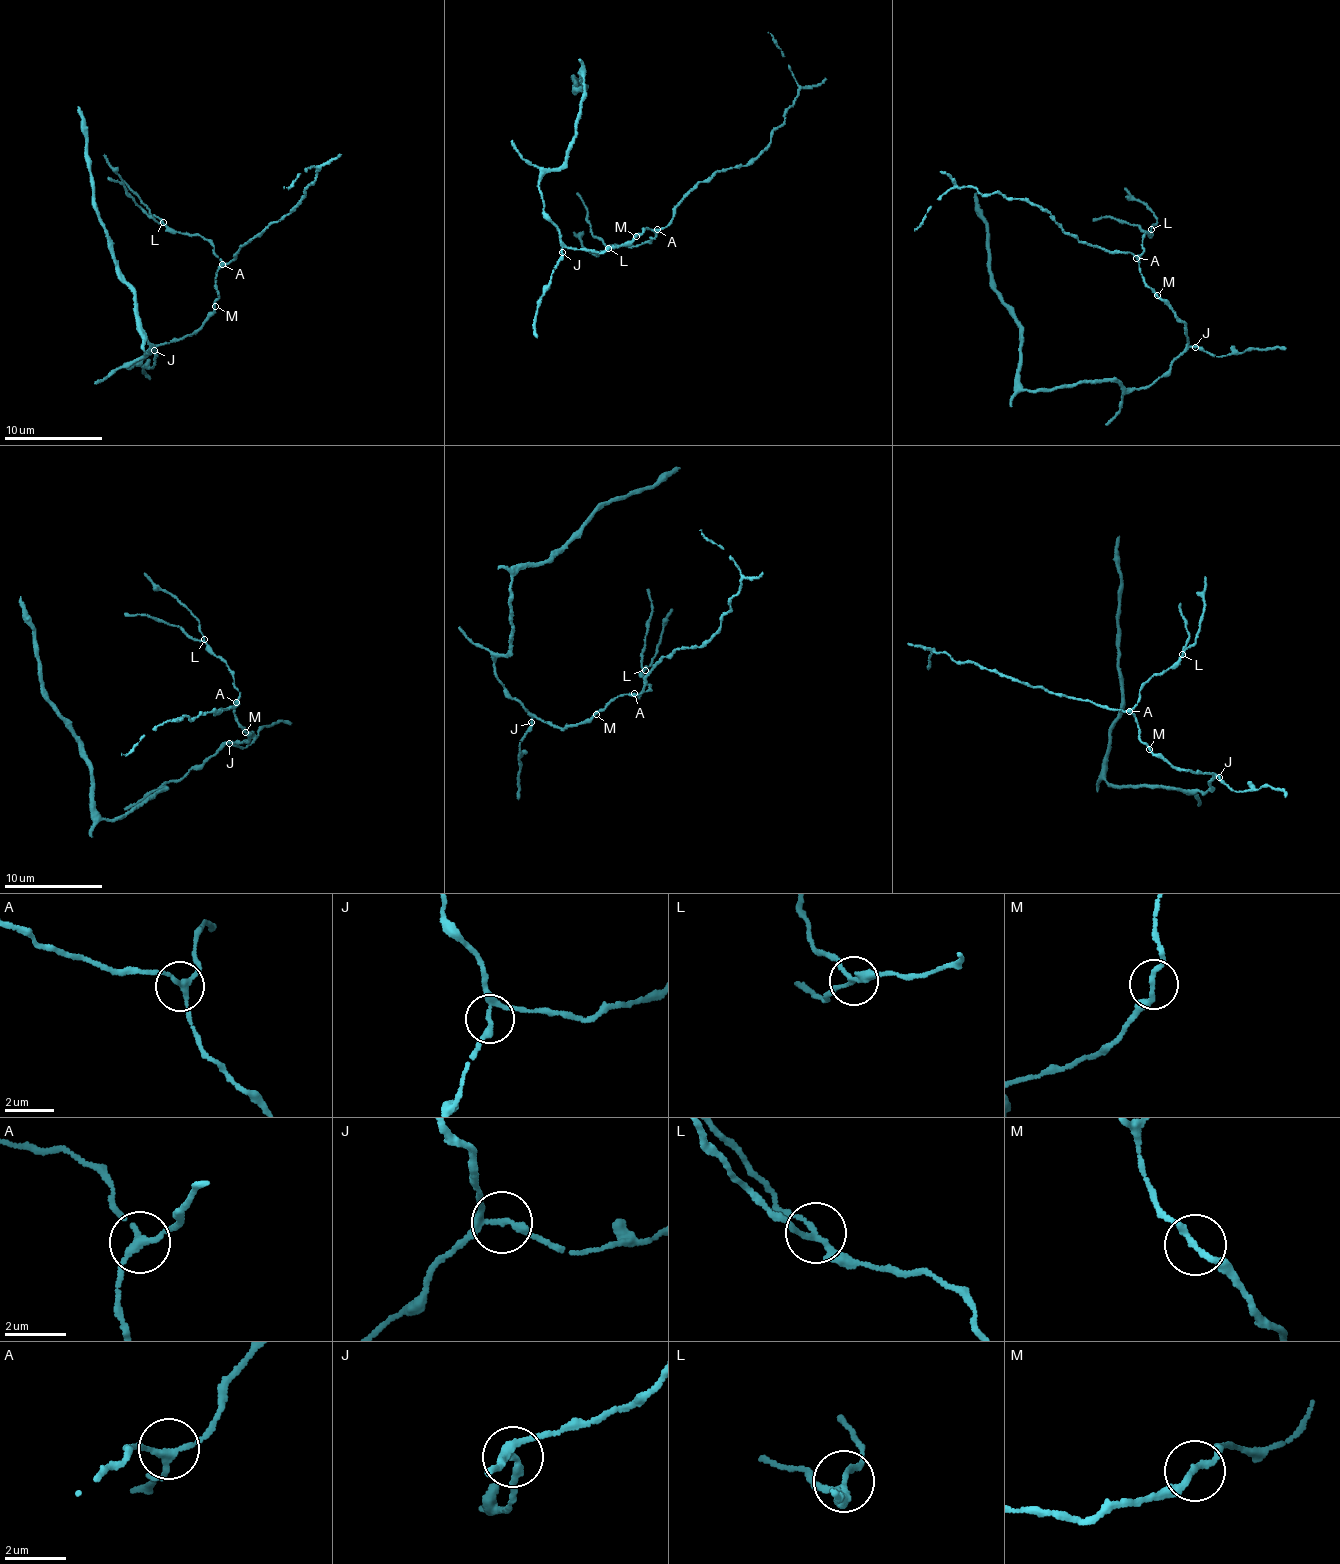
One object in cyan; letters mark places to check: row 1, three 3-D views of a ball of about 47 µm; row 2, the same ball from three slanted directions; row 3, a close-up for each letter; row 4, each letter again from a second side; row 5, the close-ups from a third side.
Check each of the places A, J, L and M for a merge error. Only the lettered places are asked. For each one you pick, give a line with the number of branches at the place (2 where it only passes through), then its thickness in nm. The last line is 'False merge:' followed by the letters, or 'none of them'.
L: Branches: 3. Thickness 160 nm
False merge: L

